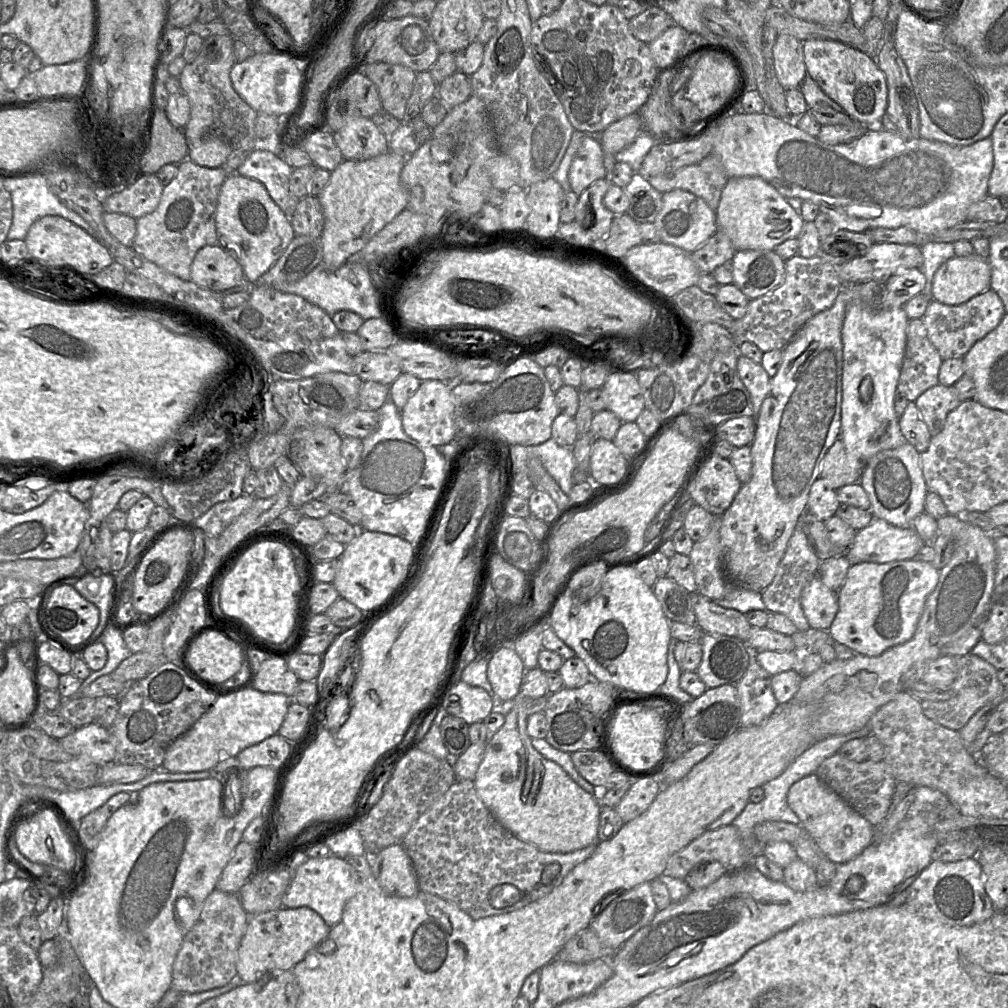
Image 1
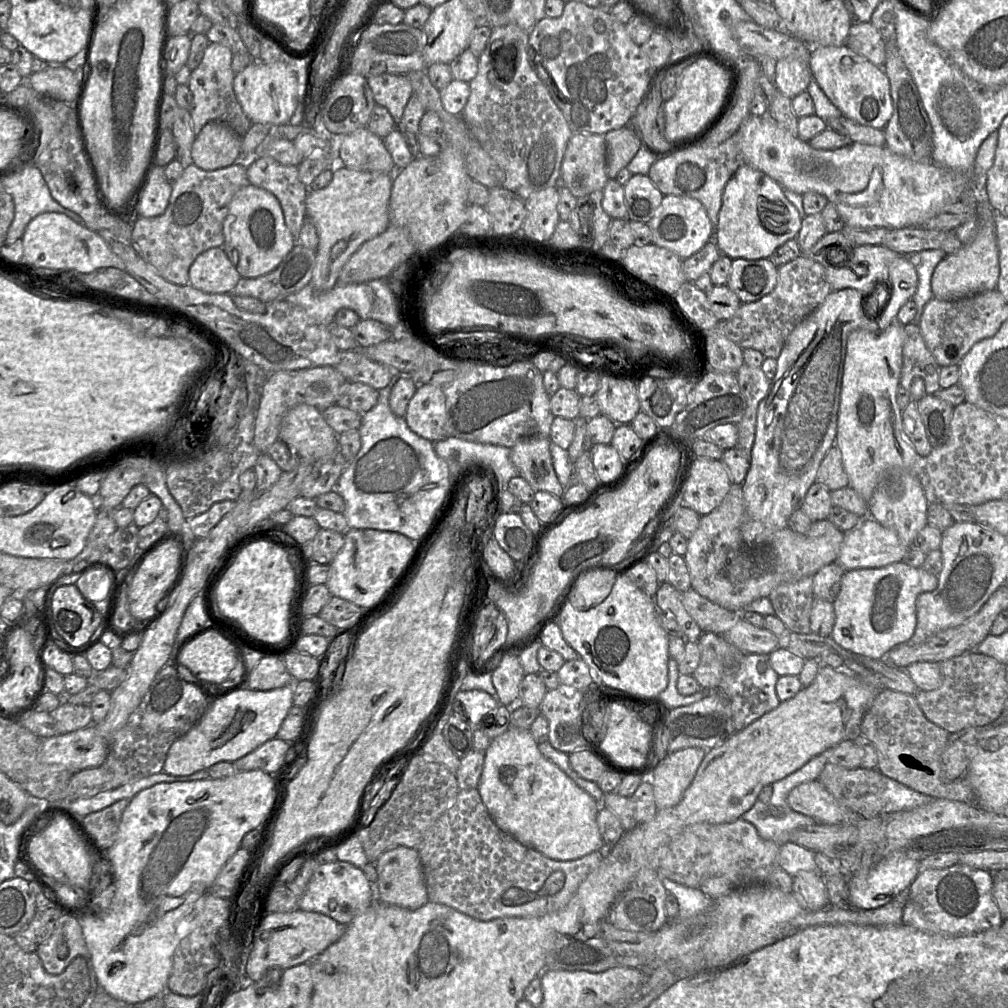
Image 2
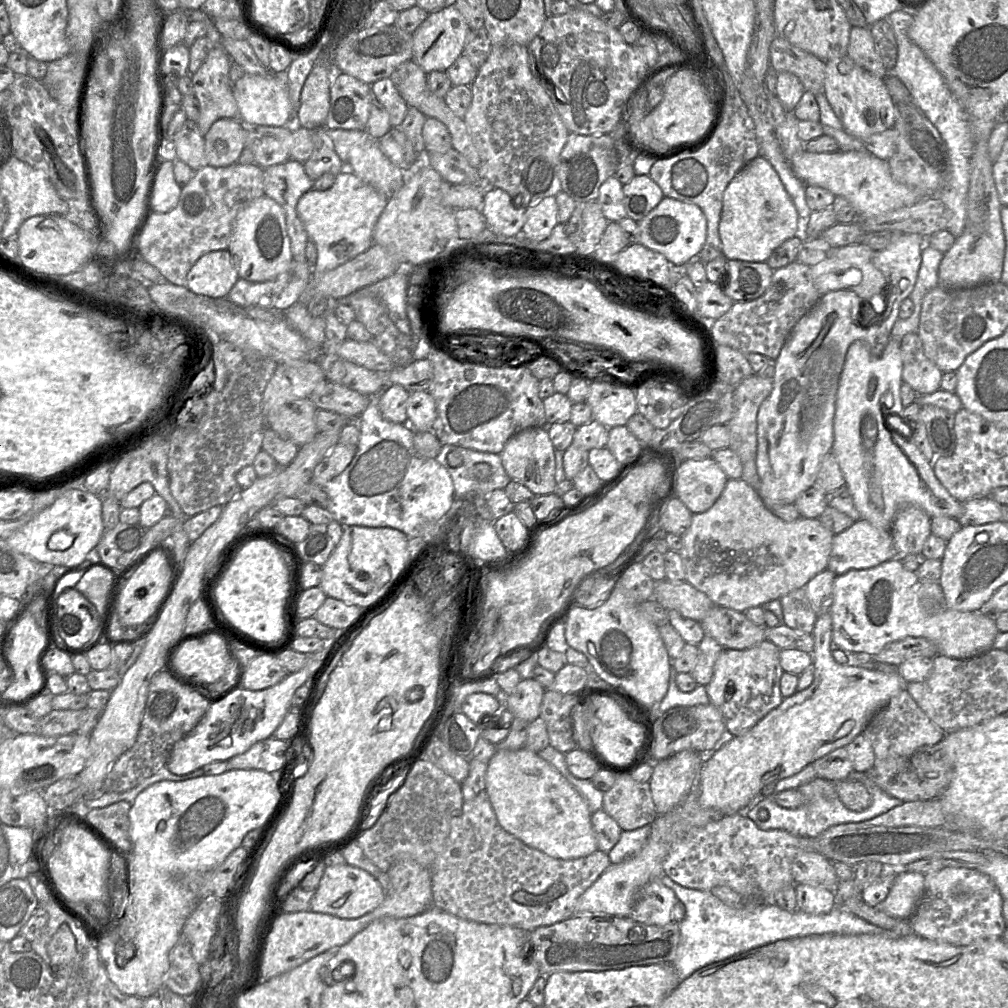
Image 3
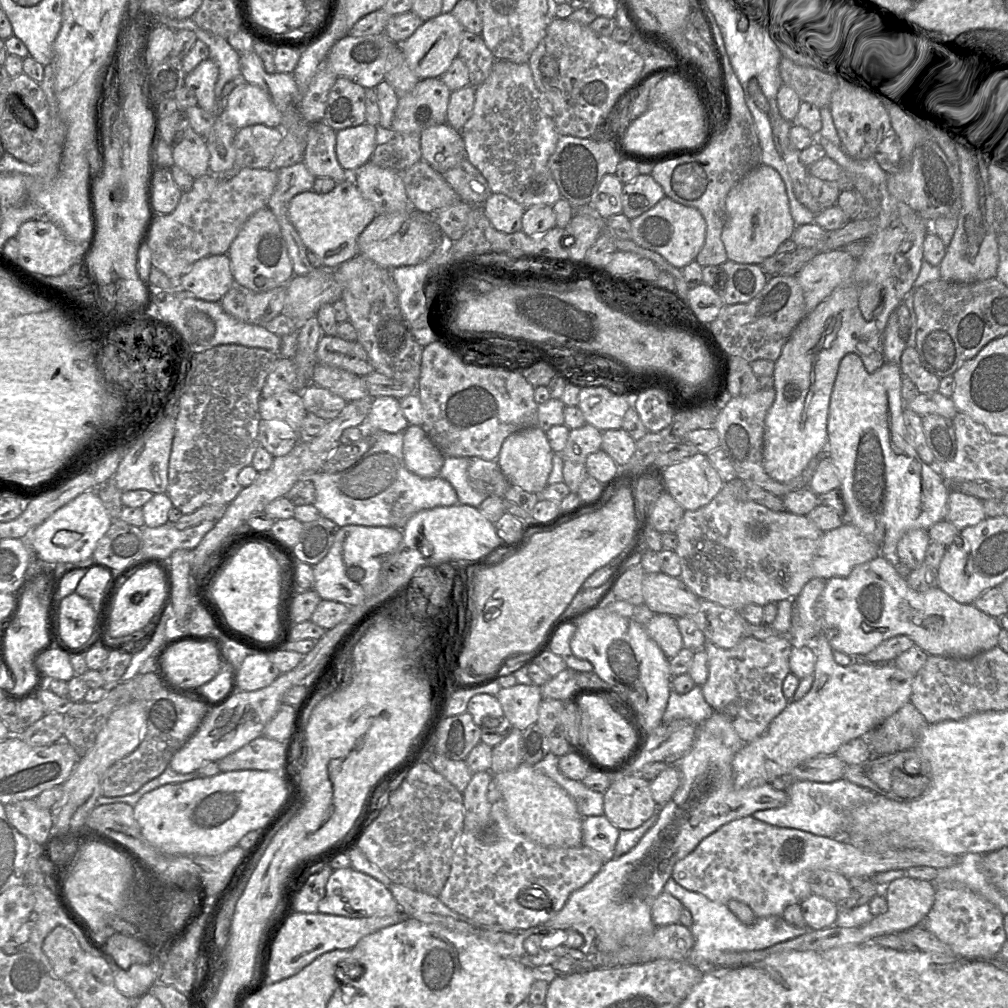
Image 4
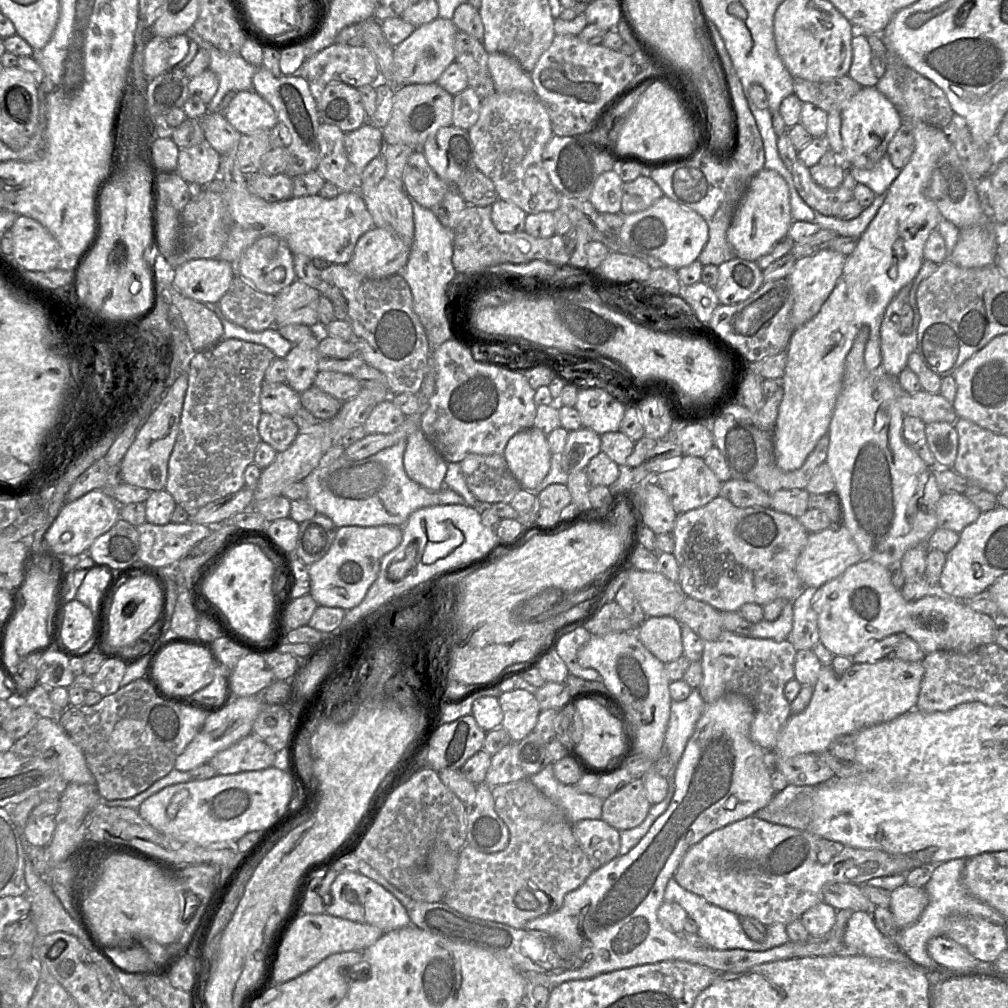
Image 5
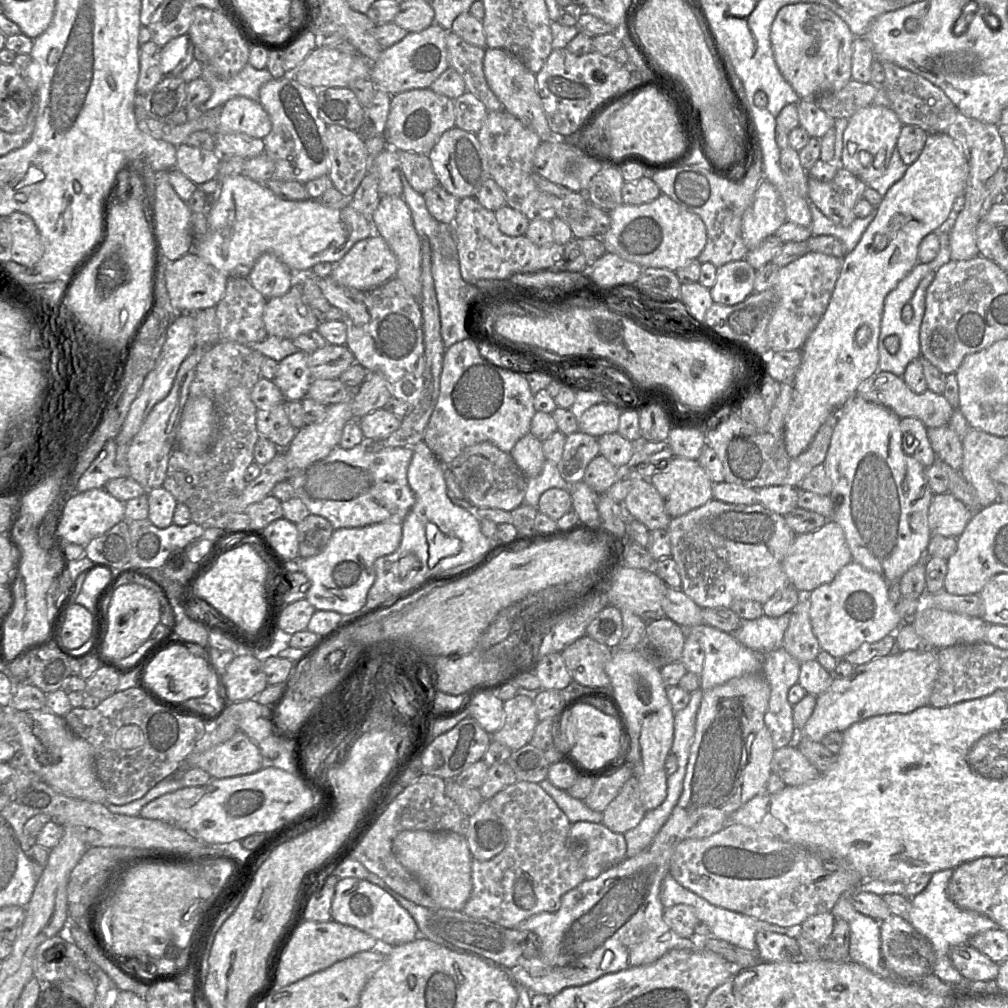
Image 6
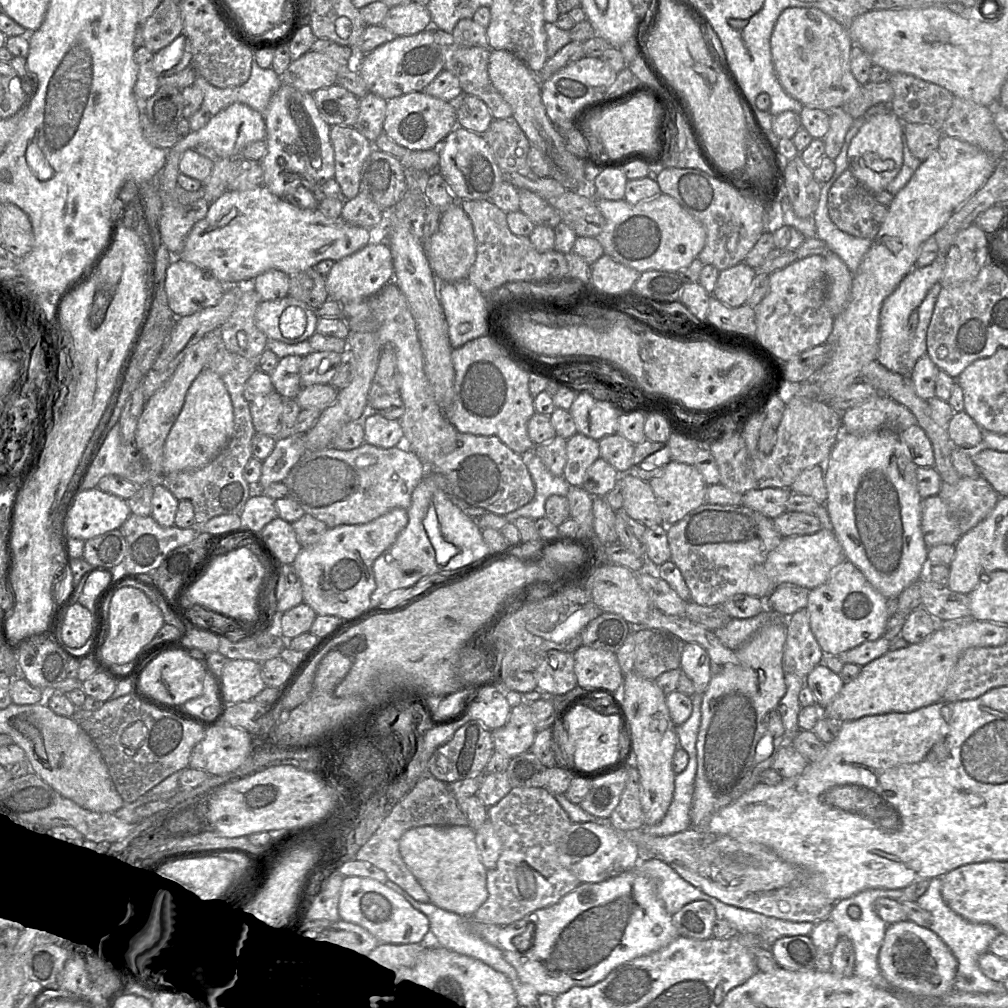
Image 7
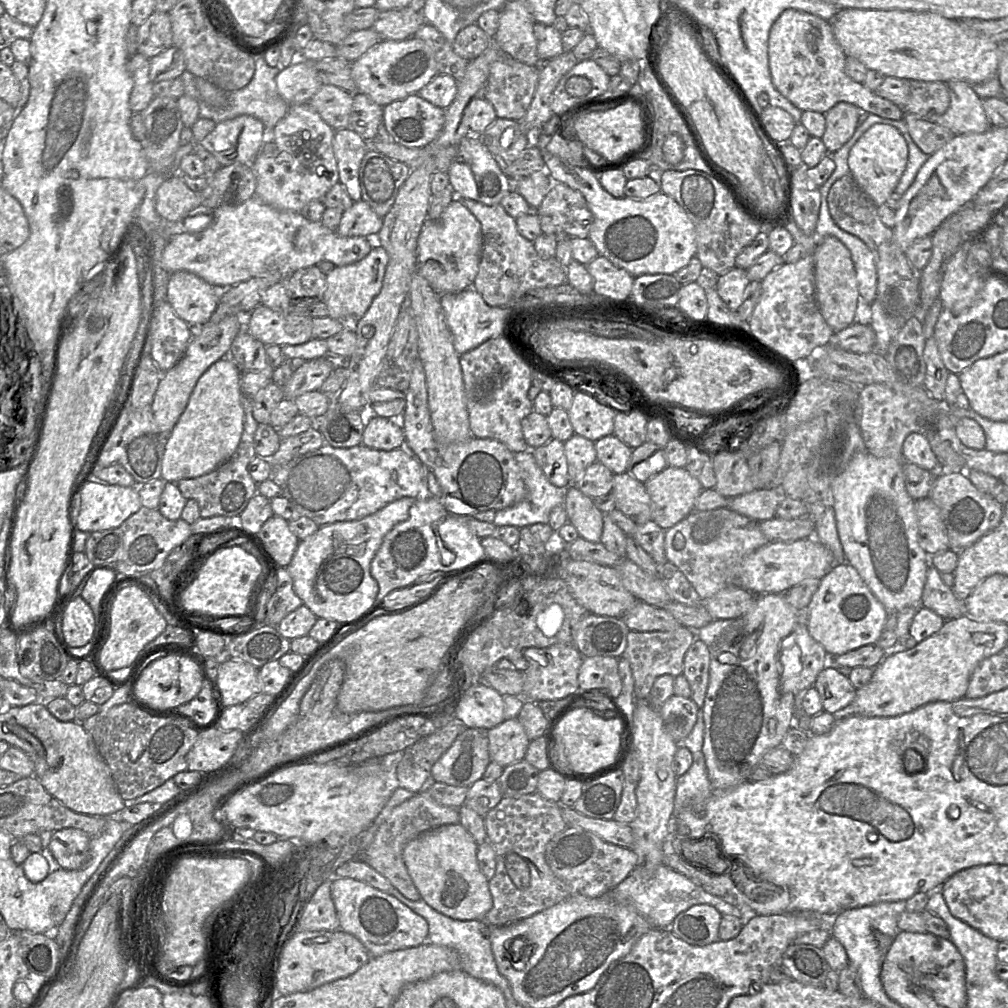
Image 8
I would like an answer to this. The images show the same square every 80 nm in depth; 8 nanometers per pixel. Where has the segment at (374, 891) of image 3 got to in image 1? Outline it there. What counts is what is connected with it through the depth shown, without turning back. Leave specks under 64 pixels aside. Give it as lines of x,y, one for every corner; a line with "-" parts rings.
338,856
309,858
296,870
282,898
282,905
286,908
311,908
332,928
340,922
344,907
357,893
358,885
358,872
344,858

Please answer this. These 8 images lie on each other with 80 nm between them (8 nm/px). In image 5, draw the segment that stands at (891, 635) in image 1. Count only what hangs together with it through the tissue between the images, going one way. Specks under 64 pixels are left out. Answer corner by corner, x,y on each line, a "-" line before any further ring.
861,560
837,578
817,588
812,599
812,608
817,614
820,642
833,656
849,658
872,643
894,634
906,634
925,653
940,650
970,653
980,646
994,643
999,626
1004,624
996,617
972,610
956,598
931,595
917,601
906,601
891,582
890,568
872,560

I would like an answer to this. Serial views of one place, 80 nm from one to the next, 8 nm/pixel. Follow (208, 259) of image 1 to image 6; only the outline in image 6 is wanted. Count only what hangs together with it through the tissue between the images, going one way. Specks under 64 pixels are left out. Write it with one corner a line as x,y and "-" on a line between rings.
191,251
175,261
163,256
161,266
165,270
165,283
171,304
180,313
195,313
216,307
225,292
228,276
204,261
195,252

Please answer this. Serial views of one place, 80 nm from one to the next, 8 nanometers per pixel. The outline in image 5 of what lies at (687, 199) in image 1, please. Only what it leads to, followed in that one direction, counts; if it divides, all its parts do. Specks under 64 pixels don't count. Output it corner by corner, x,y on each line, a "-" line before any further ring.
665,195
646,210
623,215
619,239
633,255
653,256
666,267
678,270
698,260
708,241
708,225
701,215
684,208

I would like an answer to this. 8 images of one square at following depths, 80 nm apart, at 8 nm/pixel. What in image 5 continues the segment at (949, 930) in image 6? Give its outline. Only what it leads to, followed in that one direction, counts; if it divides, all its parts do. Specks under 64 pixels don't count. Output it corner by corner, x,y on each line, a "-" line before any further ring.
957,858
939,864
932,869
932,875
924,886
929,902
921,916
912,924
900,929
894,937
895,944
916,964
928,970
942,969
928,954
926,945
929,939
942,936
946,919
951,915
978,916
1005,926
1004,917
993,907
973,896
962,883
962,874
966,859

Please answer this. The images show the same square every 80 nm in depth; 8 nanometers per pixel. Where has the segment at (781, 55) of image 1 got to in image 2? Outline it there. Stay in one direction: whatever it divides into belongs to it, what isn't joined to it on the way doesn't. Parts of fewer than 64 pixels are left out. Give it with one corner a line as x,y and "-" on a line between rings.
786,57
776,61
776,89
786,97
792,99
806,91
812,73
809,63
794,57

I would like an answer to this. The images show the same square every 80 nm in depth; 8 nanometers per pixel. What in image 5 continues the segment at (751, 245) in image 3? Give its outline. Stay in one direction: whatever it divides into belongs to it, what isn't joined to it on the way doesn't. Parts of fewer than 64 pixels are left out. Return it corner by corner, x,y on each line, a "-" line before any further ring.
763,168
752,177
732,217
726,238
736,257
756,261
771,252
775,244
787,236
793,222
790,196
786,181
774,170

